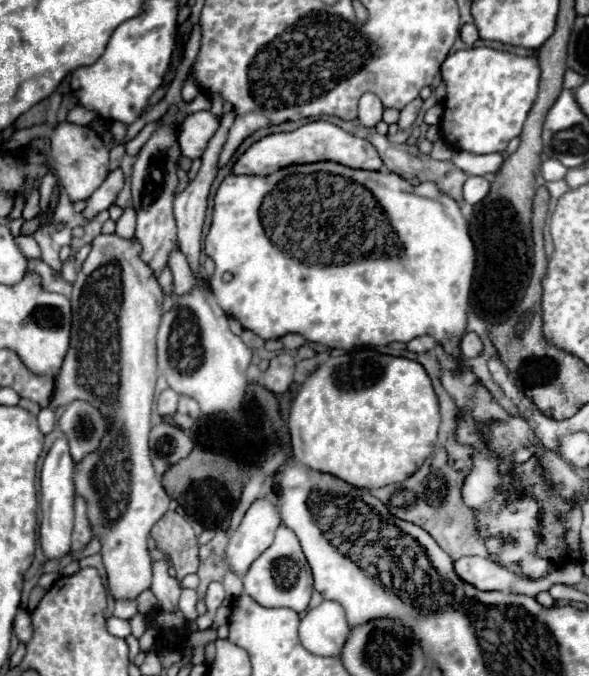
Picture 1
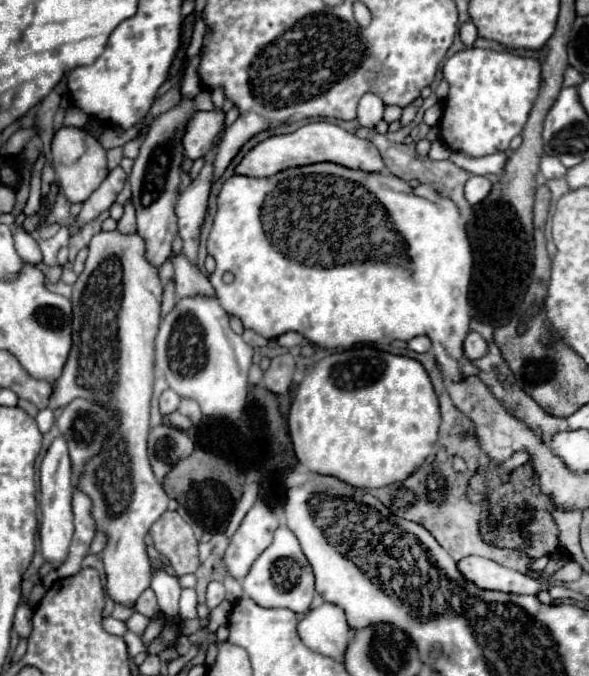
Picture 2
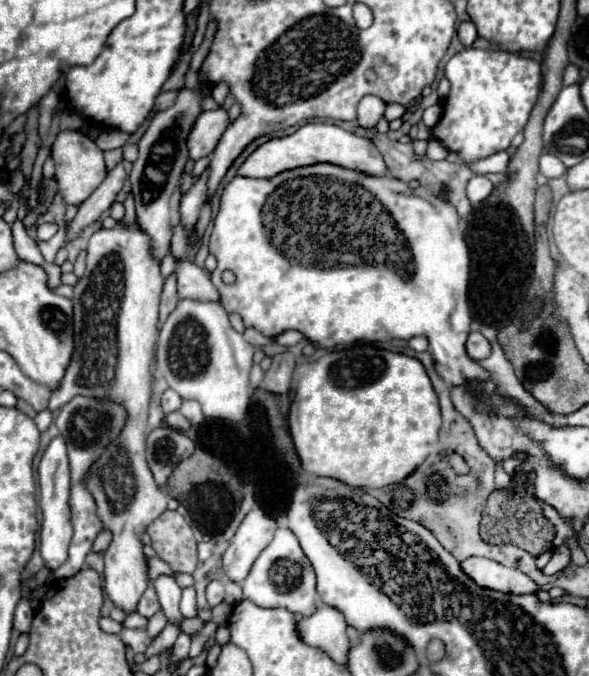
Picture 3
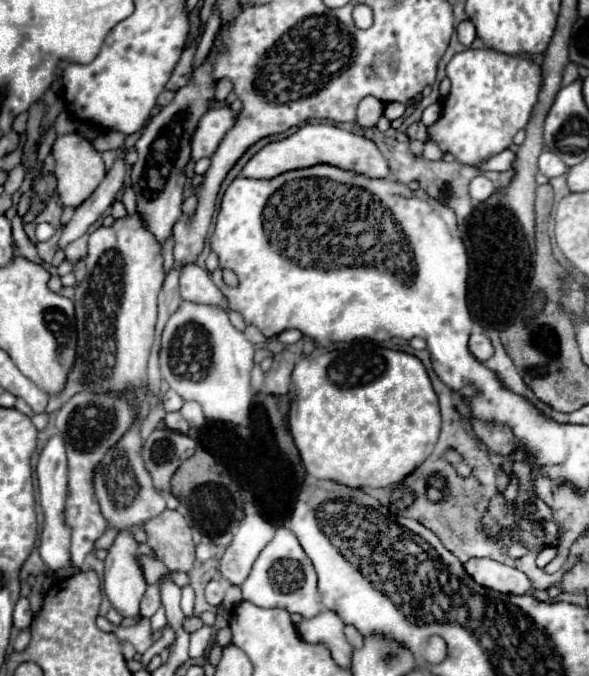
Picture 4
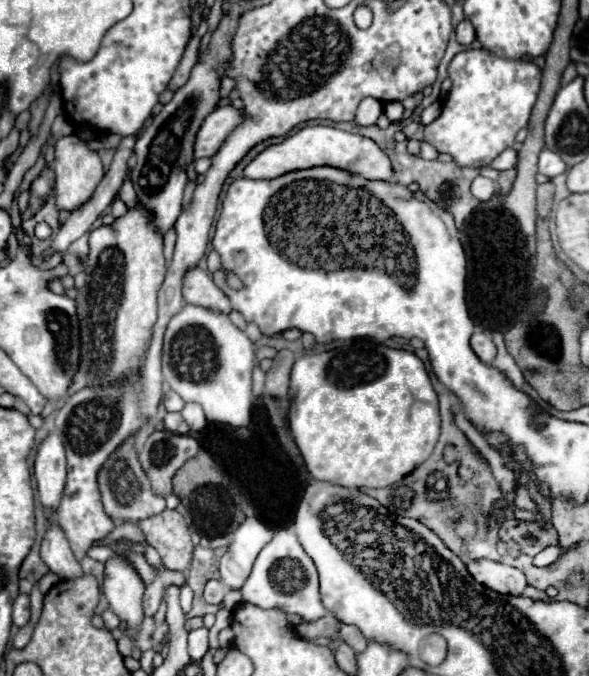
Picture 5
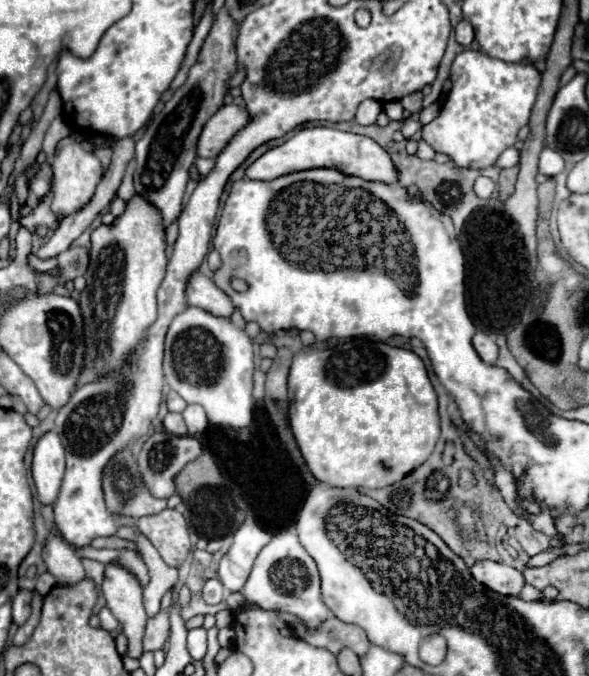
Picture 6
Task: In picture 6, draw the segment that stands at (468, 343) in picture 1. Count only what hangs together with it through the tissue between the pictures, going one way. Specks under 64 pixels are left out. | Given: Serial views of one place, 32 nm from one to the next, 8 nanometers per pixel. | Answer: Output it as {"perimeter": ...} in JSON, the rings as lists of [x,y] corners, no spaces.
{"perimeter":[[[476,332],[476,336],[474,336],[472,342],[474,342],[474,348],[476,348],[478,356],[484,362],[488,362],[488,364],[496,362],[496,358],[498,358],[498,346],[496,346],[496,342],[494,342],[494,338],[490,334]]]}

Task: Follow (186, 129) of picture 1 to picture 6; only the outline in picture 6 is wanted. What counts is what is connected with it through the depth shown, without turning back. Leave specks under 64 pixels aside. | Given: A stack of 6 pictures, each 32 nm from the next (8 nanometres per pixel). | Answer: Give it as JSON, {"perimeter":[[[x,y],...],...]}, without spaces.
{"perimeter":[[[226,104],[222,106],[204,126],[200,140],[198,140],[198,156],[204,158],[216,158],[226,144],[232,140],[232,136],[242,130],[250,122],[250,114],[244,106]]]}

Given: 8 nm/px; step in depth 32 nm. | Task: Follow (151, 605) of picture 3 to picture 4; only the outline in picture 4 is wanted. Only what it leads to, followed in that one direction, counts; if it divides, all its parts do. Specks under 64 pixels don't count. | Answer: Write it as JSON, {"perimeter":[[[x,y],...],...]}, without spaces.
{"perimeter":[[[150,584],[146,588],[146,594],[144,594],[142,604],[140,604],[142,616],[152,616],[158,608],[160,608],[160,590],[158,590],[156,584]]]}

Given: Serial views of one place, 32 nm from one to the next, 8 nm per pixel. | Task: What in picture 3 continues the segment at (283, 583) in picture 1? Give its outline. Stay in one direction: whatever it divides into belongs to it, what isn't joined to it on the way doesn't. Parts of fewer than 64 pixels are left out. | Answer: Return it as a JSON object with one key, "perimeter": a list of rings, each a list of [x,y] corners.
{"perimeter":[[[278,528],[274,540],[262,550],[254,562],[248,578],[242,582],[244,598],[252,600],[262,608],[286,608],[290,612],[312,616],[316,612],[316,574],[310,560],[302,552],[296,536],[288,528]]]}

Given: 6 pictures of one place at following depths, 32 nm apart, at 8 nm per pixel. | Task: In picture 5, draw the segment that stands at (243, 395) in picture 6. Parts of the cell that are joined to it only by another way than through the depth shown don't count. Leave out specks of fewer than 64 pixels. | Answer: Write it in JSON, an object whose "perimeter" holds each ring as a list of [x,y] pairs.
{"perimeter":[[[186,304],[178,312],[164,336],[162,372],[168,386],[186,402],[196,402],[204,408],[206,418],[216,424],[242,428],[252,416],[252,370],[254,344],[238,330],[228,316],[208,308]]]}

